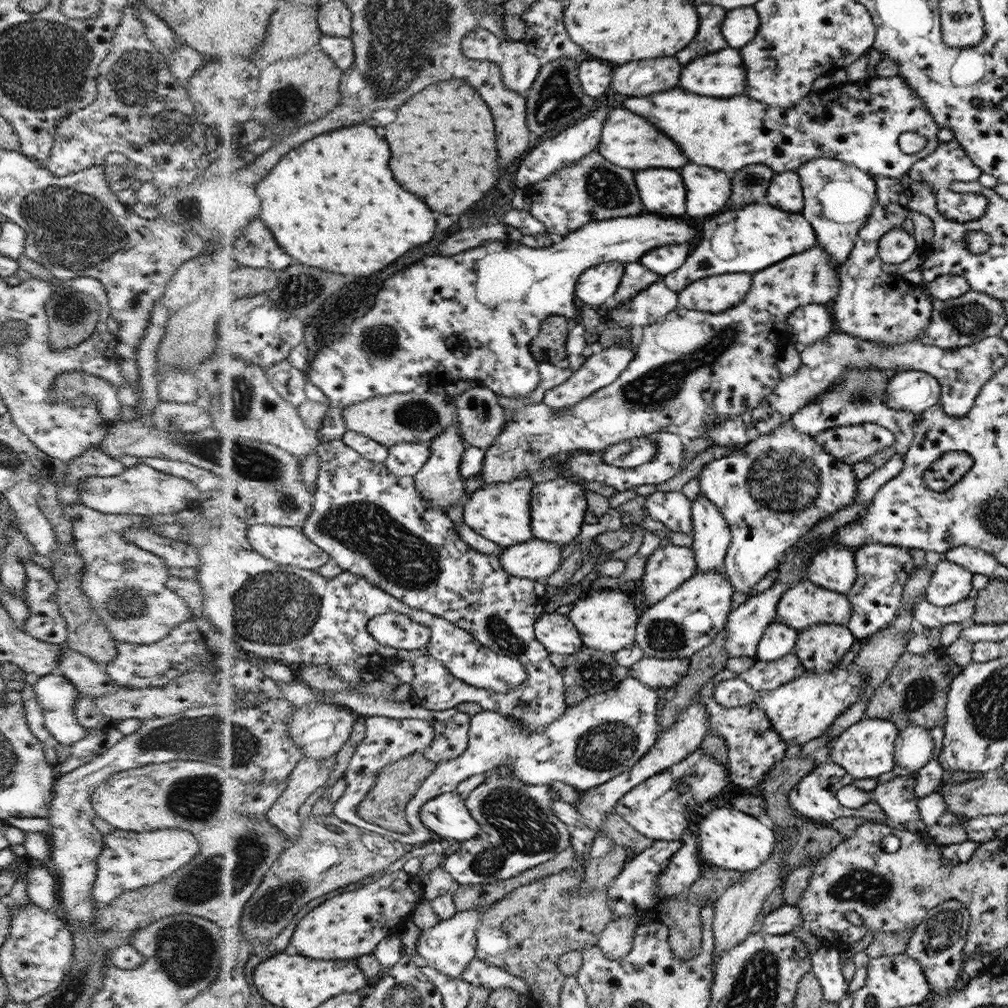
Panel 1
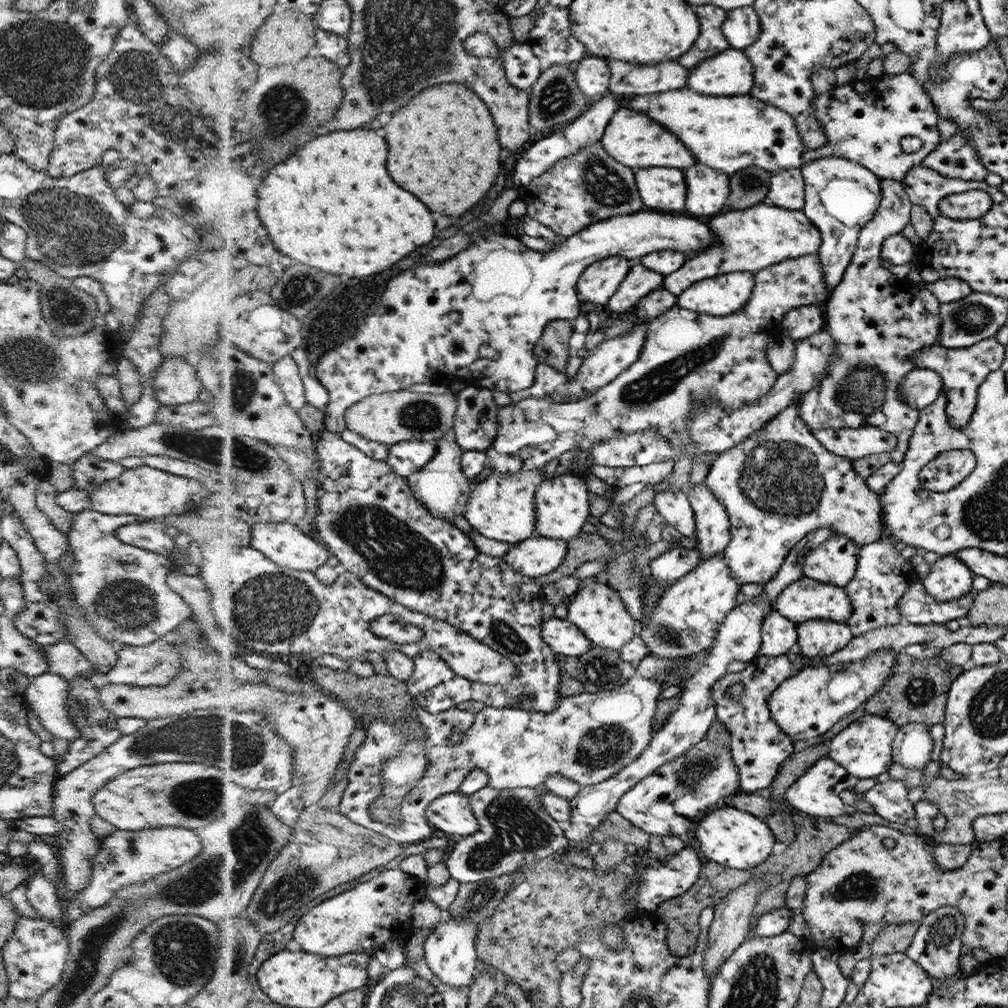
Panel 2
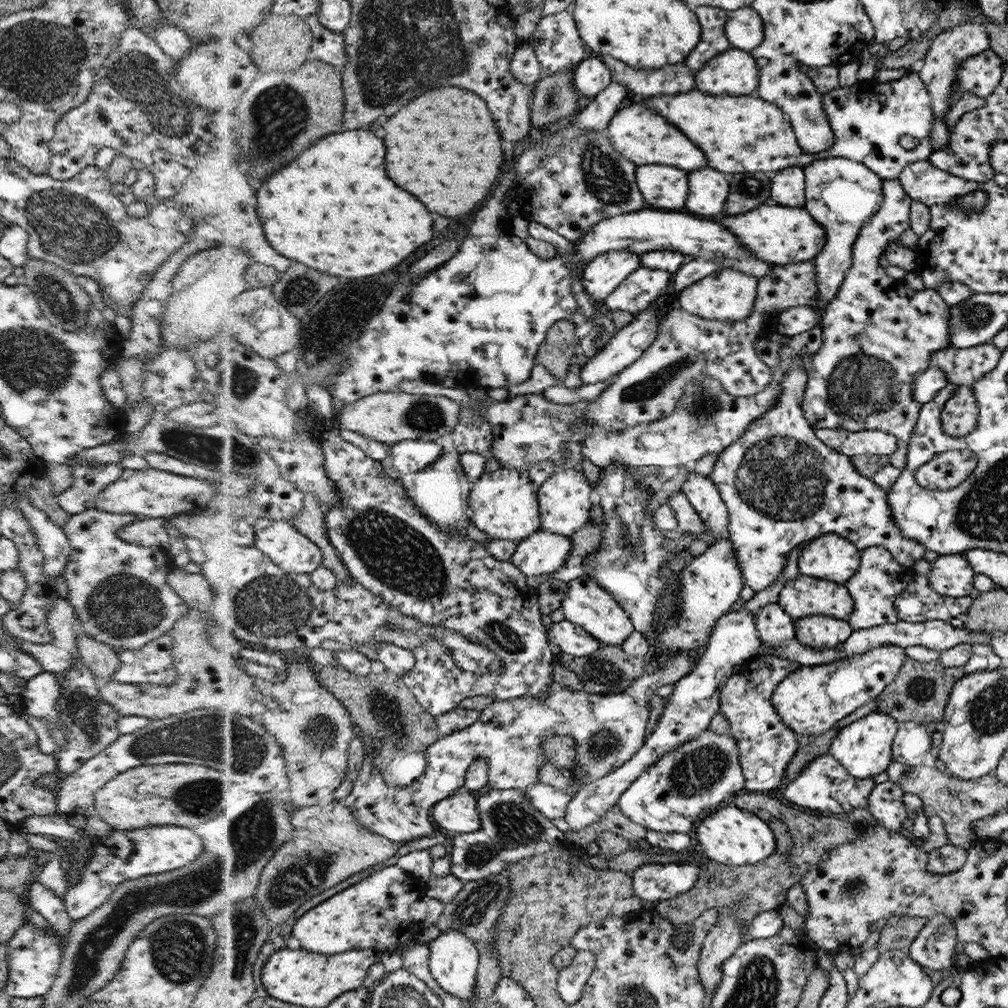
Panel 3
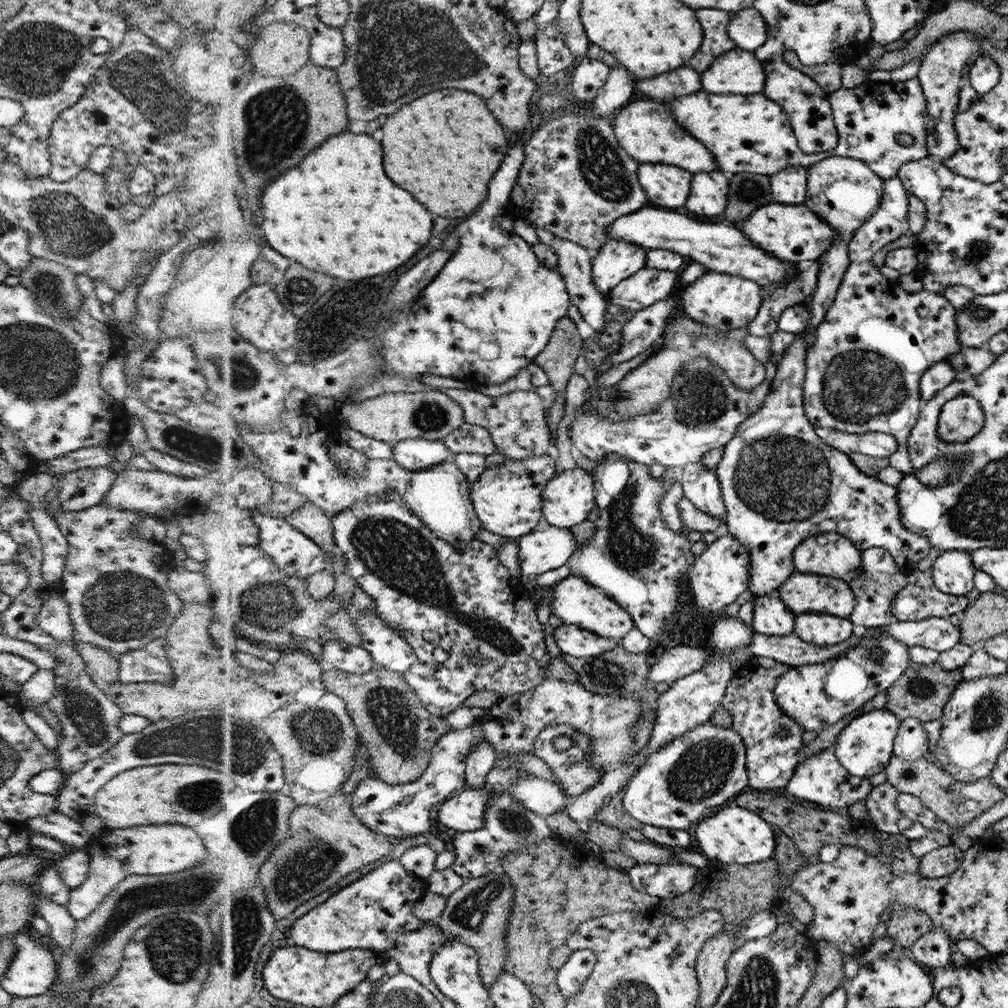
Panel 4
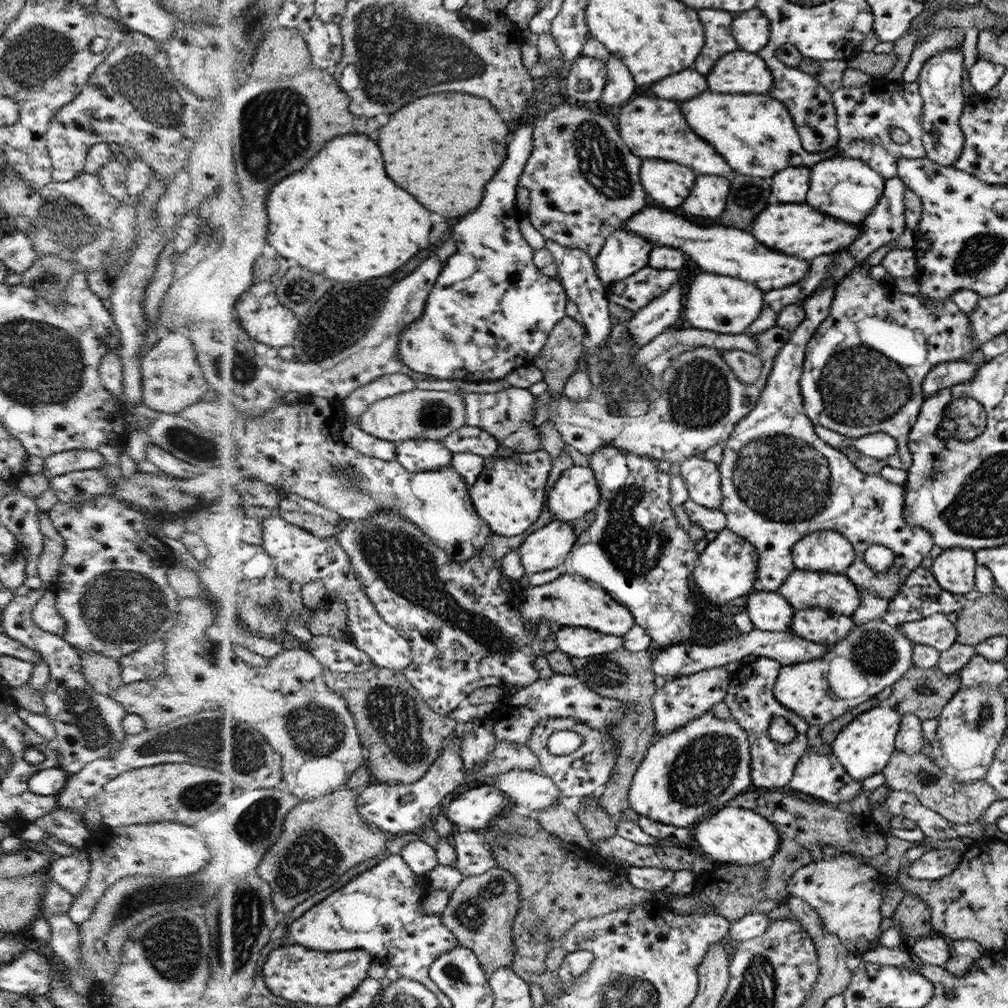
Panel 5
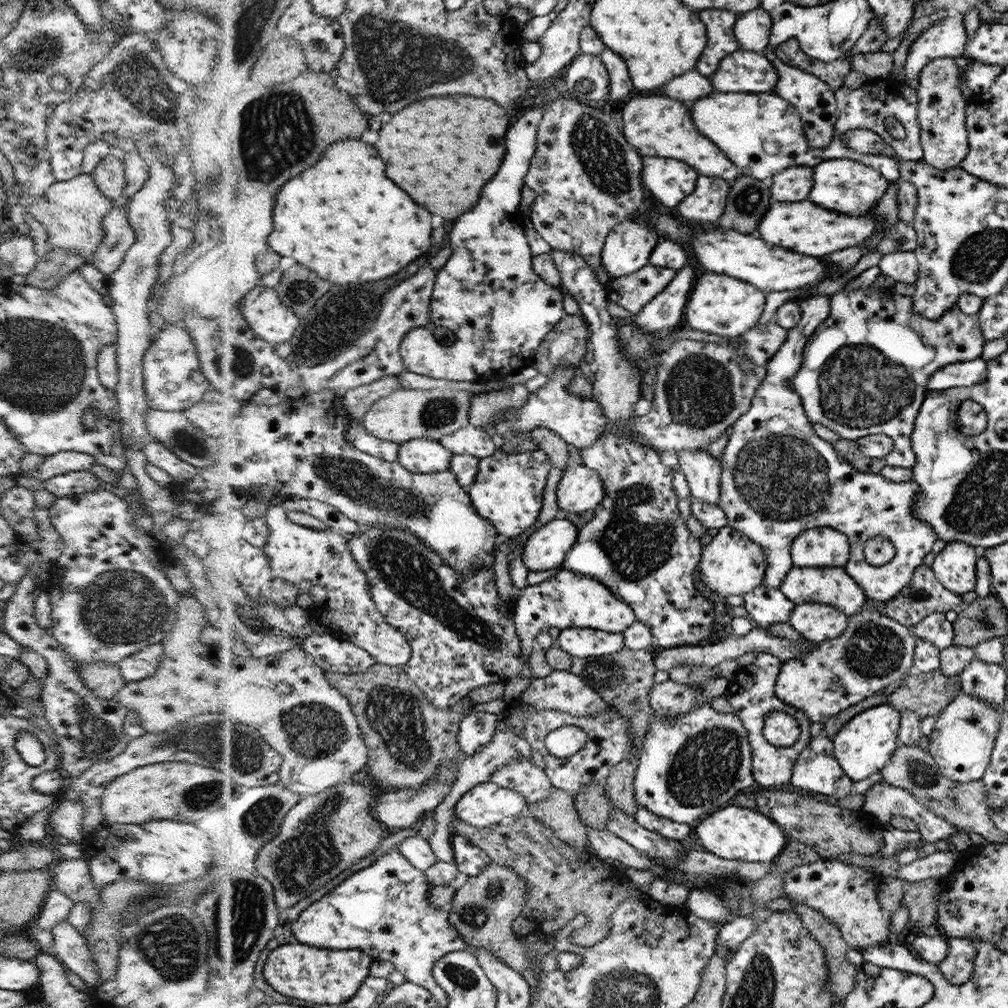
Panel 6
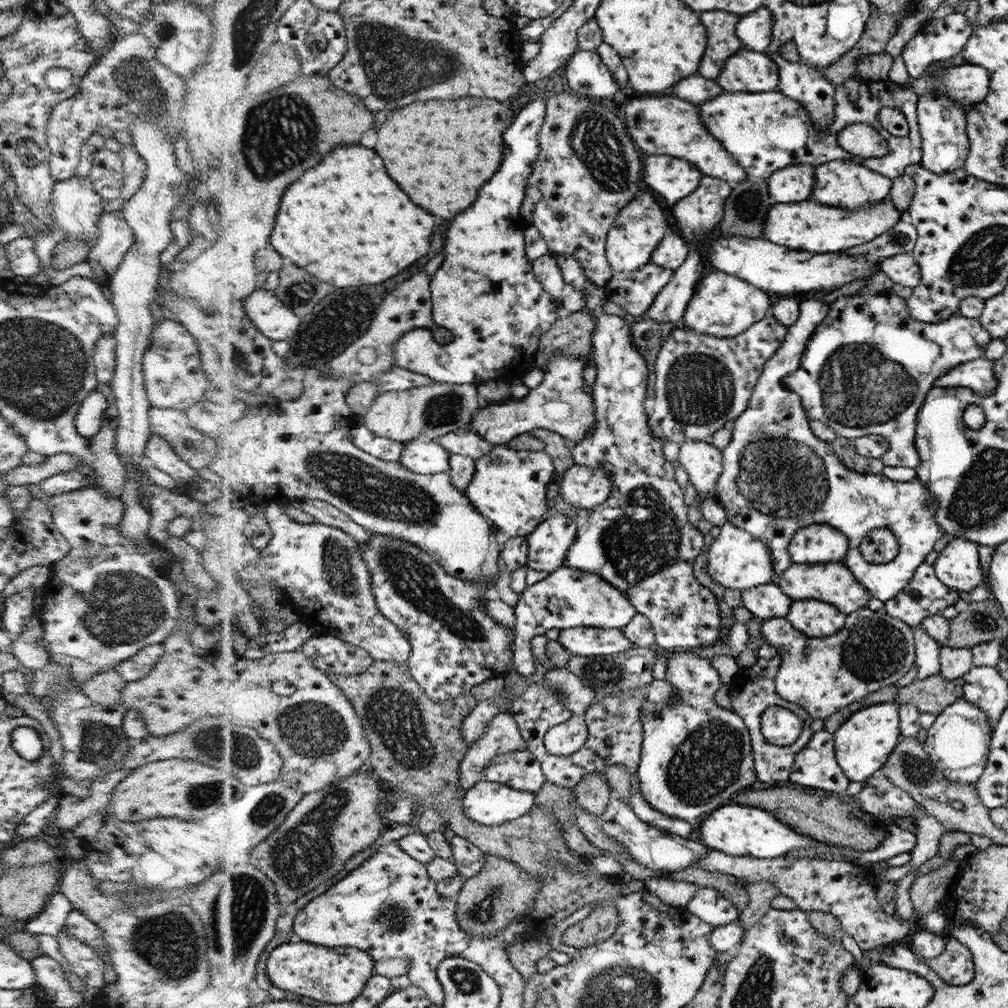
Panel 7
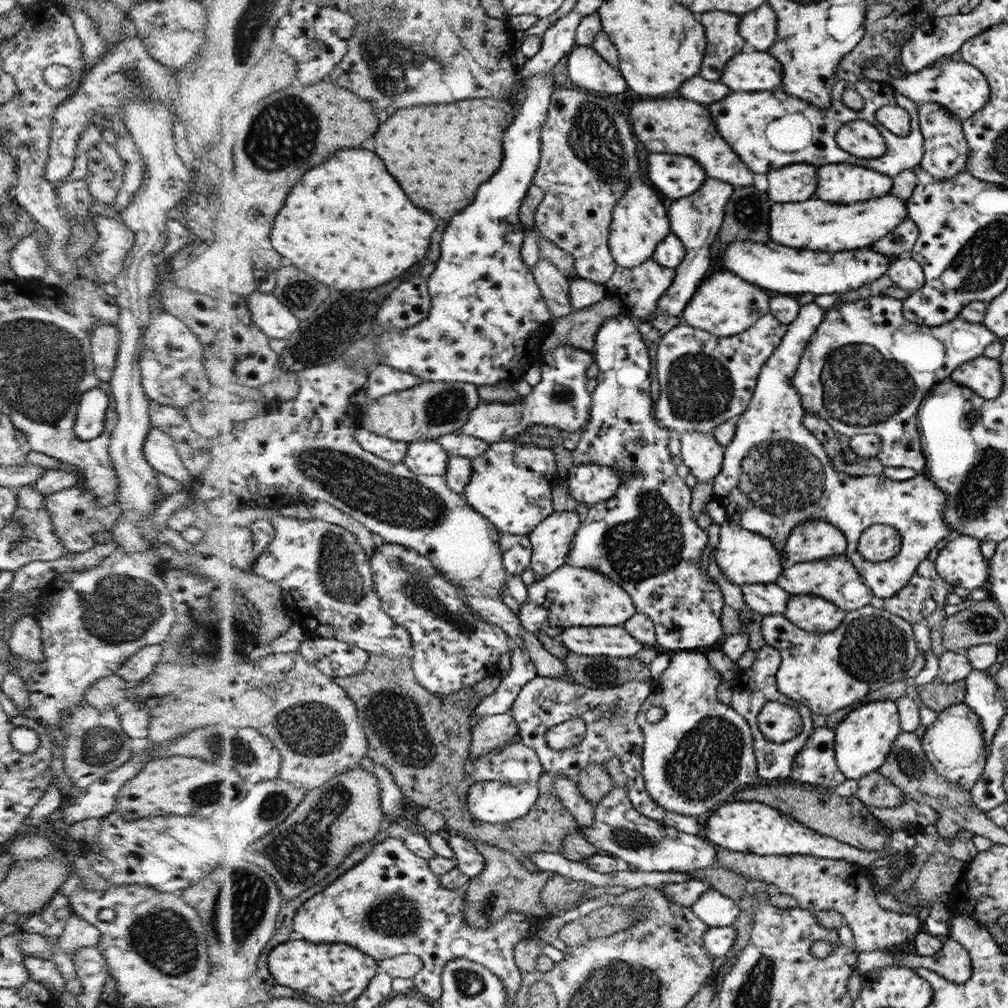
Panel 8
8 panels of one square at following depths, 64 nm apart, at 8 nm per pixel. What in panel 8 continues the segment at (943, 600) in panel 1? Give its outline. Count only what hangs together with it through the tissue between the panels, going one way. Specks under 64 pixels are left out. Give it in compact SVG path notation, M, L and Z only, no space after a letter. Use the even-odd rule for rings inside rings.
M960 535L939 550L935 562L938 575L954 587L971 591L988 585L989 559L982 554L977 538Z

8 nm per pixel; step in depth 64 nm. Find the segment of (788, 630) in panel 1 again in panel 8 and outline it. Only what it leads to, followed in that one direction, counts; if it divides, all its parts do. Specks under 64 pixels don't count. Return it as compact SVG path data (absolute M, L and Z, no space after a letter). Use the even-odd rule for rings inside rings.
M754 583L742 585L741 591L746 605L752 613L768 615L784 614L788 608L790 594L777 583Z

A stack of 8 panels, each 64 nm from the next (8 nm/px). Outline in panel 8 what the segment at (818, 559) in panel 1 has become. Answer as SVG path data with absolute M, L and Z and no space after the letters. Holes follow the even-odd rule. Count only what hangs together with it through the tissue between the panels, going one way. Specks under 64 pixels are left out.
M810 520L794 528L785 550L791 564L820 561L848 552L848 539L829 522Z

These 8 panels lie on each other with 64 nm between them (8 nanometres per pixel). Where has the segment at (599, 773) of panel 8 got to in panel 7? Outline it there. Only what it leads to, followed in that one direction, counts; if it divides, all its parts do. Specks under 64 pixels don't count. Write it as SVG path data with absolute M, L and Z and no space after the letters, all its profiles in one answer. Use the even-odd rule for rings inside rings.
M586 774L573 789L579 806L599 819L612 795L609 783L601 774Z

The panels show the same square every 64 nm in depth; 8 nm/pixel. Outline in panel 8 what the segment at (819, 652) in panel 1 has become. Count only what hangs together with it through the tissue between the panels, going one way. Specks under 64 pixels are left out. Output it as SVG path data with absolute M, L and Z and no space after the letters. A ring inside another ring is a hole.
M791 594L784 615L802 630L828 633L842 624L846 613L837 603L820 595Z

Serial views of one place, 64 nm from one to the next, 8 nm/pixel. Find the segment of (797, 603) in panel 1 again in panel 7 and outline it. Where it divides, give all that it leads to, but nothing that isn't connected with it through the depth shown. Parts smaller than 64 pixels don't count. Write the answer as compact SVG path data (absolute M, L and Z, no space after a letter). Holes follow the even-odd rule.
M844 561L811 565L793 563L782 574L782 578L777 578L774 583L781 587L793 601L822 600L822 602L829 602L831 605L838 607L838 610L845 612L847 615L864 609L868 605L868 600L872 597L870 591L853 575Z

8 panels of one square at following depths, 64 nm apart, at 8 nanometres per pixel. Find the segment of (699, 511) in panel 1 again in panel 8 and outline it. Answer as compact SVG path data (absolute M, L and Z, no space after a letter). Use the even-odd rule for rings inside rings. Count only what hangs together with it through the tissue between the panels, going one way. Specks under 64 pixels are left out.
M684 432L681 435L680 443L682 462L690 469L690 473L694 474L697 482L705 482L711 478L714 480L724 466L725 446L720 444L712 433L701 434L701 432Z

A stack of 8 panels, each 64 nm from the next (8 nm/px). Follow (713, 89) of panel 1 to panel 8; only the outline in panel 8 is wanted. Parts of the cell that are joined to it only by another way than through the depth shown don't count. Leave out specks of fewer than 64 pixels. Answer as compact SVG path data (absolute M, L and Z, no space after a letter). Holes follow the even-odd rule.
M744 49L732 60L726 66L726 78L722 78L731 92L775 91L784 85L784 67L768 51Z

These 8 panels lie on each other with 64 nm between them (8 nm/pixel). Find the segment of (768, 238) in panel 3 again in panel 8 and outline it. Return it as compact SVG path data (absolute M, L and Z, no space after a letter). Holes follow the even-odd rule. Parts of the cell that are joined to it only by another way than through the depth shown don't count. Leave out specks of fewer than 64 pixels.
M894 192L868 201L844 204L812 198L804 202L772 203L770 240L782 246L815 251L843 251L868 247L892 233L909 216L907 200Z

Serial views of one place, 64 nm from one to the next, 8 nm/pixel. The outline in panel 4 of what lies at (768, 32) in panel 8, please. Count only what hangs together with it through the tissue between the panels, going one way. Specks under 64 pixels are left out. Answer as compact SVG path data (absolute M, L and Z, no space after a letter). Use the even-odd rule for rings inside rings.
M750 8L734 14L734 22L730 22L728 33L737 49L754 52L766 42L768 27L760 12Z

